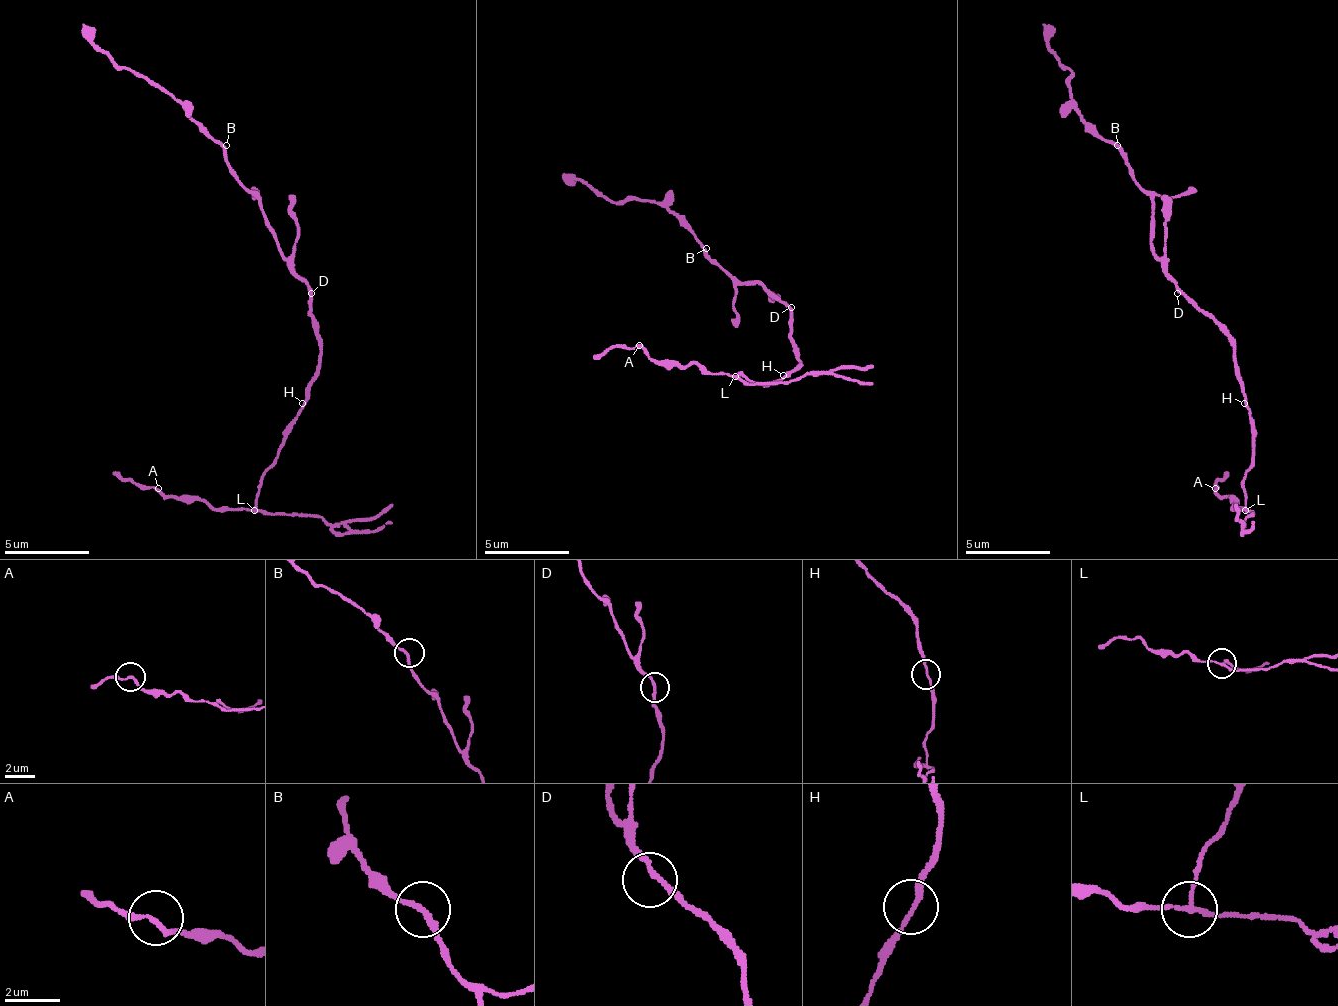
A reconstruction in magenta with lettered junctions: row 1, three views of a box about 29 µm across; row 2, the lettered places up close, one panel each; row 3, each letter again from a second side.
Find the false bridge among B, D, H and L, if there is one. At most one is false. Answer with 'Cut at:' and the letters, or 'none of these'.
Cut at: L

